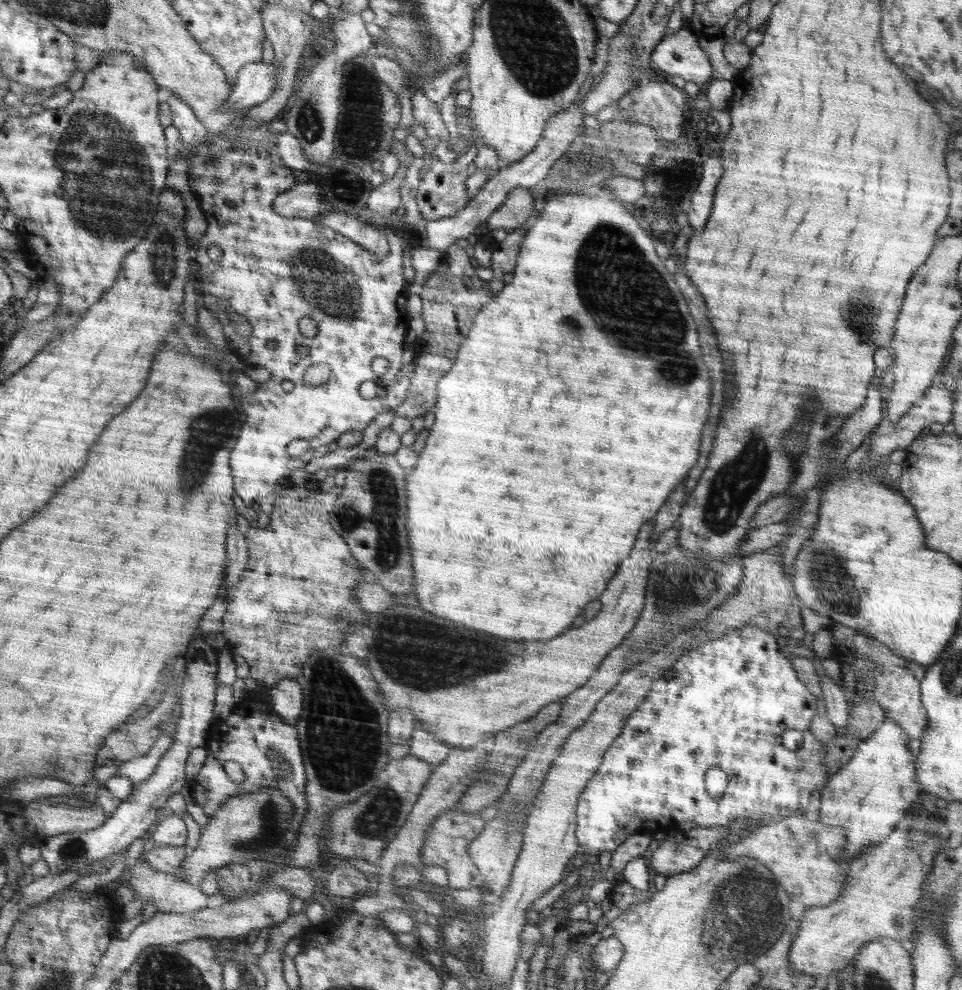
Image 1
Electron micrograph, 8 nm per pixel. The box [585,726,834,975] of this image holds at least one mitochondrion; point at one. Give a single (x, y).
(744, 909)

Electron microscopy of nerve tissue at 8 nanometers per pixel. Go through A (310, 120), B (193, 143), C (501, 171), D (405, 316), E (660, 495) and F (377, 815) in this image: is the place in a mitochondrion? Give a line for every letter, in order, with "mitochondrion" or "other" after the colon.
A: mitochondrion
B: other
C: other
D: other
E: other
F: mitochondrion

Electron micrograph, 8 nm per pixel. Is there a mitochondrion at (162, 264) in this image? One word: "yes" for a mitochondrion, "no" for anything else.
yes

